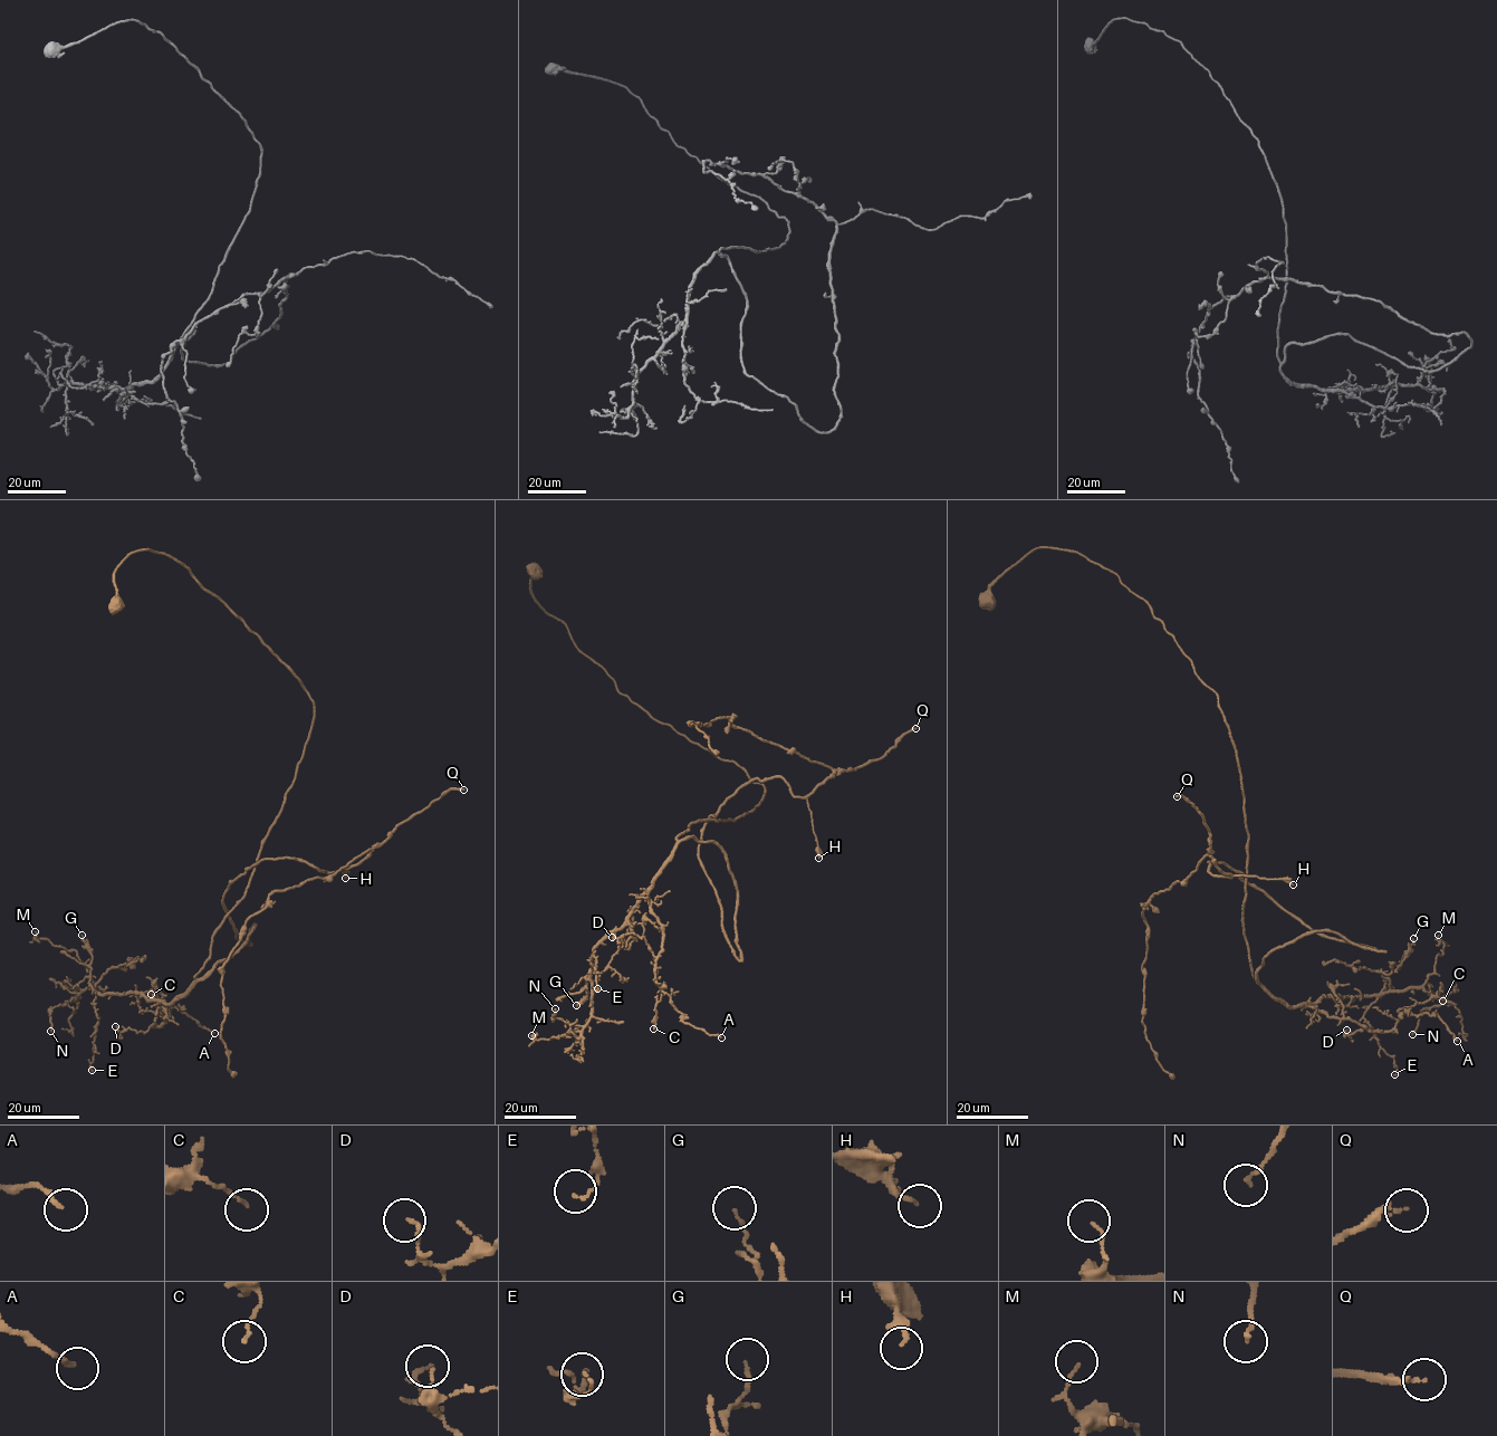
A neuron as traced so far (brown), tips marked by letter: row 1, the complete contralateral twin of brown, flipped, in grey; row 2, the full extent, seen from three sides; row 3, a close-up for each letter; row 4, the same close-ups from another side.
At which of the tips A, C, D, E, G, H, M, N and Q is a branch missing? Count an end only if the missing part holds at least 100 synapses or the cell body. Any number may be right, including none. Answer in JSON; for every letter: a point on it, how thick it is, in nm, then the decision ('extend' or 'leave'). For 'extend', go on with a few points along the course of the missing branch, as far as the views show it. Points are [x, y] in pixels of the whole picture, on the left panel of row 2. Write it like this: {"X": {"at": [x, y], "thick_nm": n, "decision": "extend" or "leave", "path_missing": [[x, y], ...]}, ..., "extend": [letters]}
{"A": {"at": [214, 1033], "thick_nm": 170, "decision": "leave"}, "C": {"at": [151, 994], "thick_nm": 110, "decision": "leave"}, "D": {"at": [115, 1026], "thick_nm": 140, "decision": "leave"}, "E": {"at": [92, 1070], "thick_nm": 90, "decision": "leave"}, "G": {"at": [82, 935], "thick_nm": 110, "decision": "leave"}, "H": {"at": [345, 878], "thick_nm": 170, "decision": "leave"}, "M": {"at": [35, 931], "thick_nm": 110, "decision": "leave"}, "N": {"at": [50, 1031], "thick_nm": 160, "decision": "leave"}, "Q": {"at": [463, 790], "thick_nm": 120, "decision": "extend"}, "extend": ["Q"]}

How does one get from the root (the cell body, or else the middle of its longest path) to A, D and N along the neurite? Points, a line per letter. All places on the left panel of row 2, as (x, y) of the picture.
A: (116, 605), (131, 553), (172, 556), (314, 706), (245, 897), (157, 1003), (154, 1026), (176, 1006), (214, 1033)
D: (116, 605), (131, 553), (172, 556), (314, 708), (192, 985), (157, 1003), (160, 1025), (115, 1026)
N: (116, 605), (131, 553), (172, 556), (314, 718), (192, 985), (170, 1003), (92, 984), (50, 1031)

